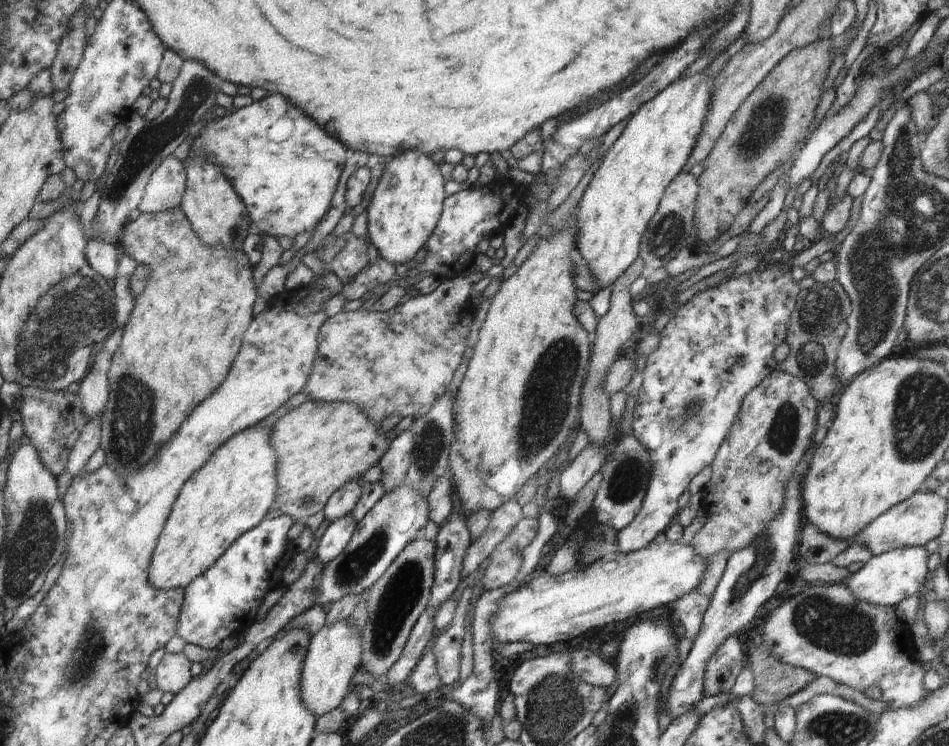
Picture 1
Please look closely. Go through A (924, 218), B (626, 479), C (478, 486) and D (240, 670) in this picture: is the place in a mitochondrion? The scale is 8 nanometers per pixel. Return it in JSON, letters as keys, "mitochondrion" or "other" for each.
{"A":"mitochondrion","B":"mitochondrion","C":"other","D":"other"}

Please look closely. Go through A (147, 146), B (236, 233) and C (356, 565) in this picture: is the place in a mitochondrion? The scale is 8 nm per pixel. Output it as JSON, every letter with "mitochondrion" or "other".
{"A":"mitochondrion","B":"other","C":"mitochondrion"}

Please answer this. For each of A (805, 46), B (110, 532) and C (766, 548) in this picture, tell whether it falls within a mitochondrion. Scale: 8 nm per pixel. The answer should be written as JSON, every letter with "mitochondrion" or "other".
{"A":"other","B":"other","C":"mitochondrion"}

